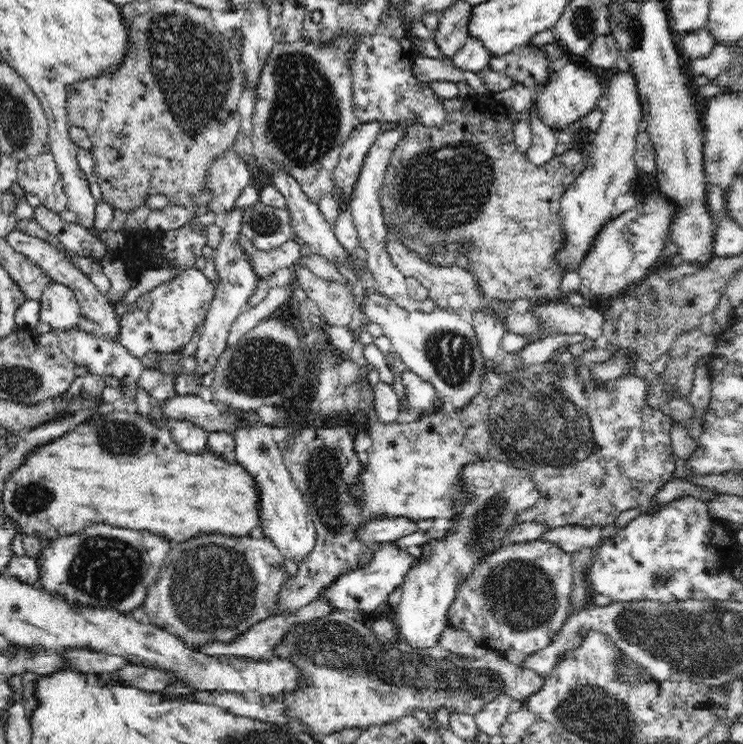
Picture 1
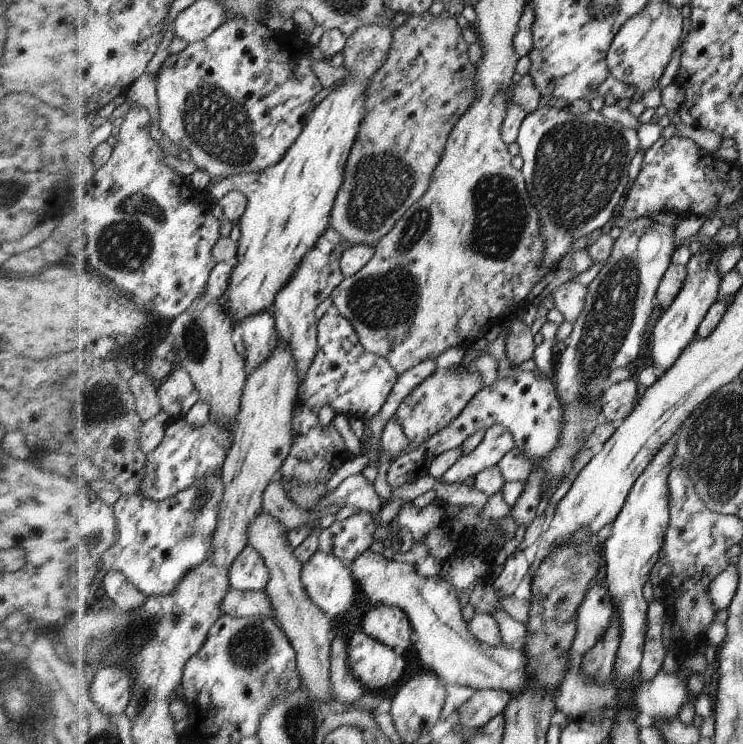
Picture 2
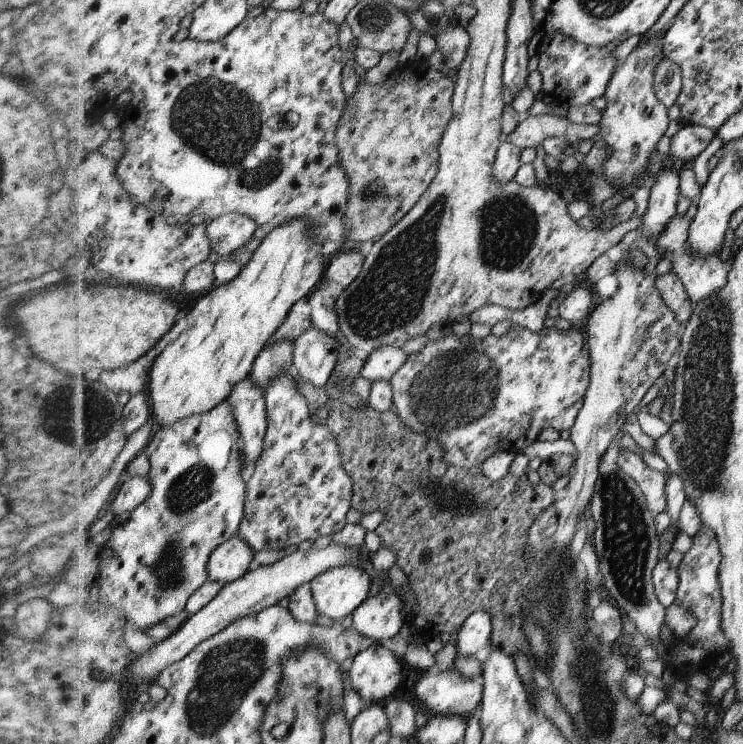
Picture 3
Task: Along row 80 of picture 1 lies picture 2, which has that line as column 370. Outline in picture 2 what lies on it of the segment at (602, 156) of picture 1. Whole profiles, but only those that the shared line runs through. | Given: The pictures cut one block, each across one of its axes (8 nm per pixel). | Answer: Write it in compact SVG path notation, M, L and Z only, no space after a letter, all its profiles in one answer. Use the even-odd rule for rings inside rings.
M382 605L368 611L363 619L363 632L392 648L406 648L410 638L408 614L401 608Z

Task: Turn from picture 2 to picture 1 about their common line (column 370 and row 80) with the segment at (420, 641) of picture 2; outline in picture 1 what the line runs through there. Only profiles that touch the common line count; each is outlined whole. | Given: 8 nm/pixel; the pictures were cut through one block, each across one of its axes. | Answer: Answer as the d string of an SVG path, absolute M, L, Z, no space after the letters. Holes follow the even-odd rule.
M563 62L536 93L538 116L545 126L557 132L566 129L572 122L588 116L596 110L602 96L602 80L595 72L585 70L574 63Z

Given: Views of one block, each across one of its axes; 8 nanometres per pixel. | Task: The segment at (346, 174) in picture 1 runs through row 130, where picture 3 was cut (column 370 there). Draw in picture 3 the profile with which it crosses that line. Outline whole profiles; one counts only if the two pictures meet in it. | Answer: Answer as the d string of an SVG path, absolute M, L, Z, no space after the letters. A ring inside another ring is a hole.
M390 345L374 350L372 354L364 356L364 360L366 364L361 374L362 377L372 382L376 382L376 380L390 382L392 376L408 360L408 354L402 348Z

